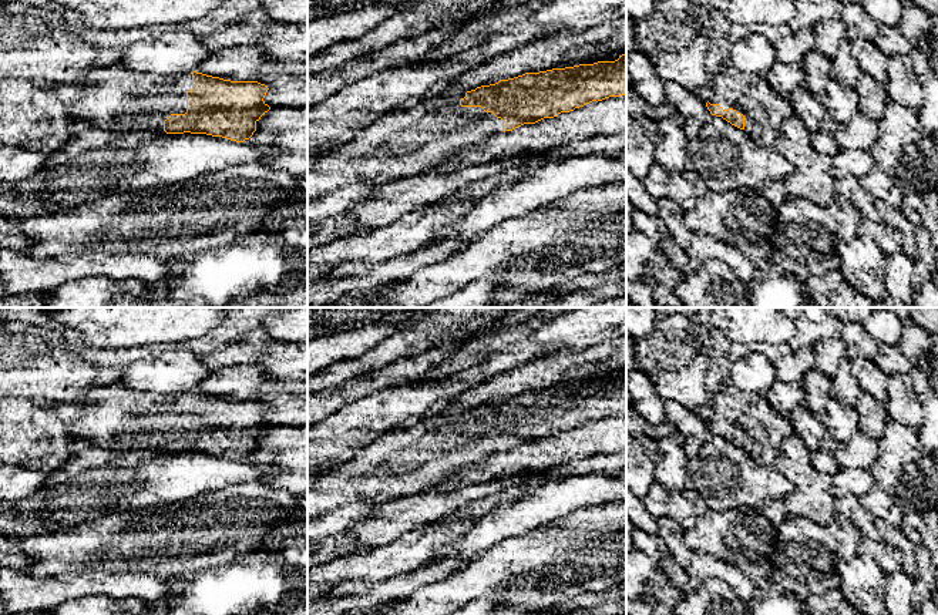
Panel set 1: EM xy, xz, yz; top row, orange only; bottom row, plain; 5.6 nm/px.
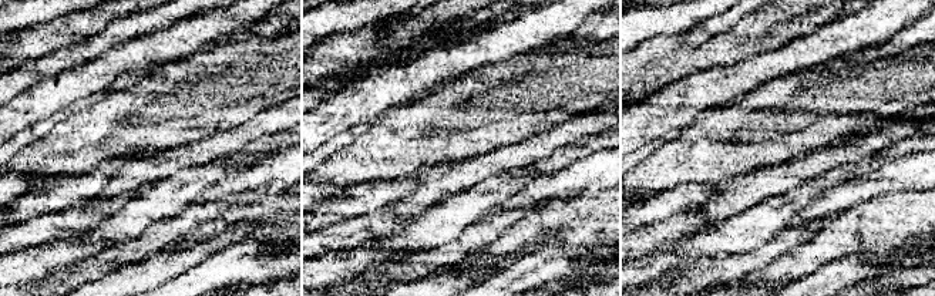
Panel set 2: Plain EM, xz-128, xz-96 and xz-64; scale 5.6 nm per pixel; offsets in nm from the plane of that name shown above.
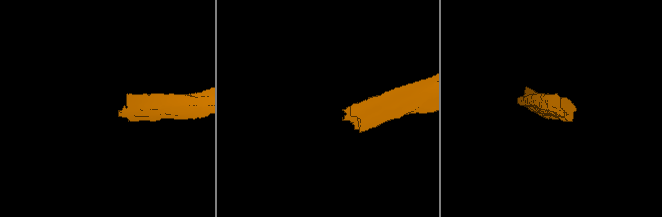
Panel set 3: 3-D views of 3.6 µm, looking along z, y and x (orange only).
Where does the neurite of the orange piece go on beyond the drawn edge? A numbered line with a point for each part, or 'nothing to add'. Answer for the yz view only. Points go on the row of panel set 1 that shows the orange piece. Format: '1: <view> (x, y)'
1: yz (765, 110)

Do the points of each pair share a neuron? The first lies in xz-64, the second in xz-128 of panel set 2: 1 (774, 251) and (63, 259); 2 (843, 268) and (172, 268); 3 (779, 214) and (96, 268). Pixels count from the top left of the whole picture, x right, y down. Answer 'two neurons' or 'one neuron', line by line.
1: two neurons
2: two neurons
3: two neurons

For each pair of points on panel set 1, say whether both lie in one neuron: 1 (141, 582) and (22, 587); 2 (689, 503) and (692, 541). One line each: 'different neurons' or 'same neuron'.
1: same neuron
2: different neurons

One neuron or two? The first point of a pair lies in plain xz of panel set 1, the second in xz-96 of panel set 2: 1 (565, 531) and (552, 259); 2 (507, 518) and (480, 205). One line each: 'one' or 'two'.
1: two
2: two

